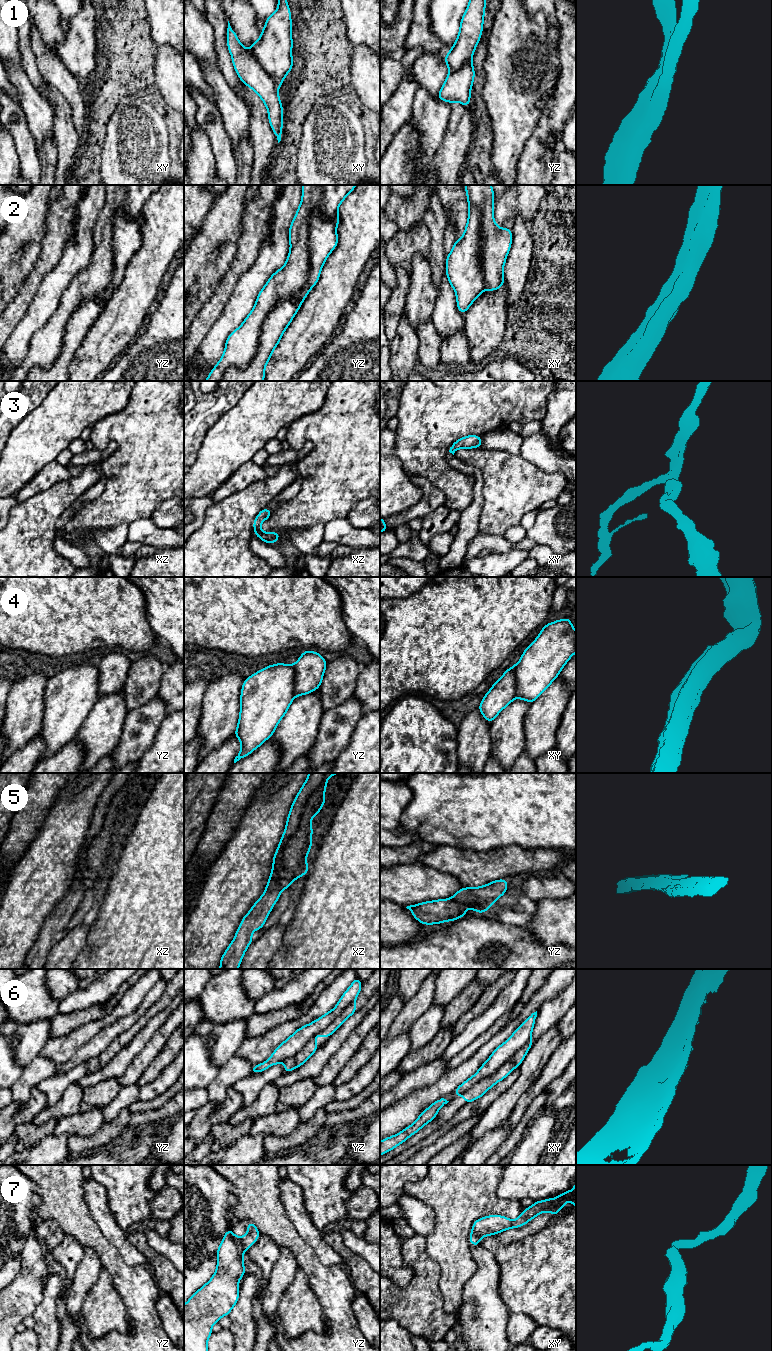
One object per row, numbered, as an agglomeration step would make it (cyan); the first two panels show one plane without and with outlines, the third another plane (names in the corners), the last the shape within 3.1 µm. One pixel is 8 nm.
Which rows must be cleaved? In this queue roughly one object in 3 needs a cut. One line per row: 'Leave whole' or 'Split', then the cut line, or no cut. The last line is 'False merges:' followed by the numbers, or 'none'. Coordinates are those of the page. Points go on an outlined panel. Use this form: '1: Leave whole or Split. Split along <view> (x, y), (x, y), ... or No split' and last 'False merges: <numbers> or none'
1: Split. Split along xy (251, 50), (258, 63), (278, 88)
2: Split. Split along yz (336, 212), (310, 213), (306, 283), (221, 380)
3: Leave whole. No split
4: Split. Split along yz (293, 664), (294, 697)
5: Split. Split along xz (326, 773), (310, 795), (284, 849), (277, 872), (280, 891)
6: Split. Split along xy (530, 1037), (494, 1072), (480, 1079), (461, 1094)
7: Leave whole. No split
False merges: 1, 2, 4, 5, 6

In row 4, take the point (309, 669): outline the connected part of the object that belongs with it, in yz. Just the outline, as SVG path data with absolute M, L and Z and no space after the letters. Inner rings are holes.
M303 651L294 664L294 698L319 689L327 664L326 660L318 652Z

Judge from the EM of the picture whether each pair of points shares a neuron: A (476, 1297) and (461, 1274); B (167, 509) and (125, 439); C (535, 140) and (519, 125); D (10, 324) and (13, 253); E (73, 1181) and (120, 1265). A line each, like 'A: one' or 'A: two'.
A: two
B: two
C: two
D: two
E: one

